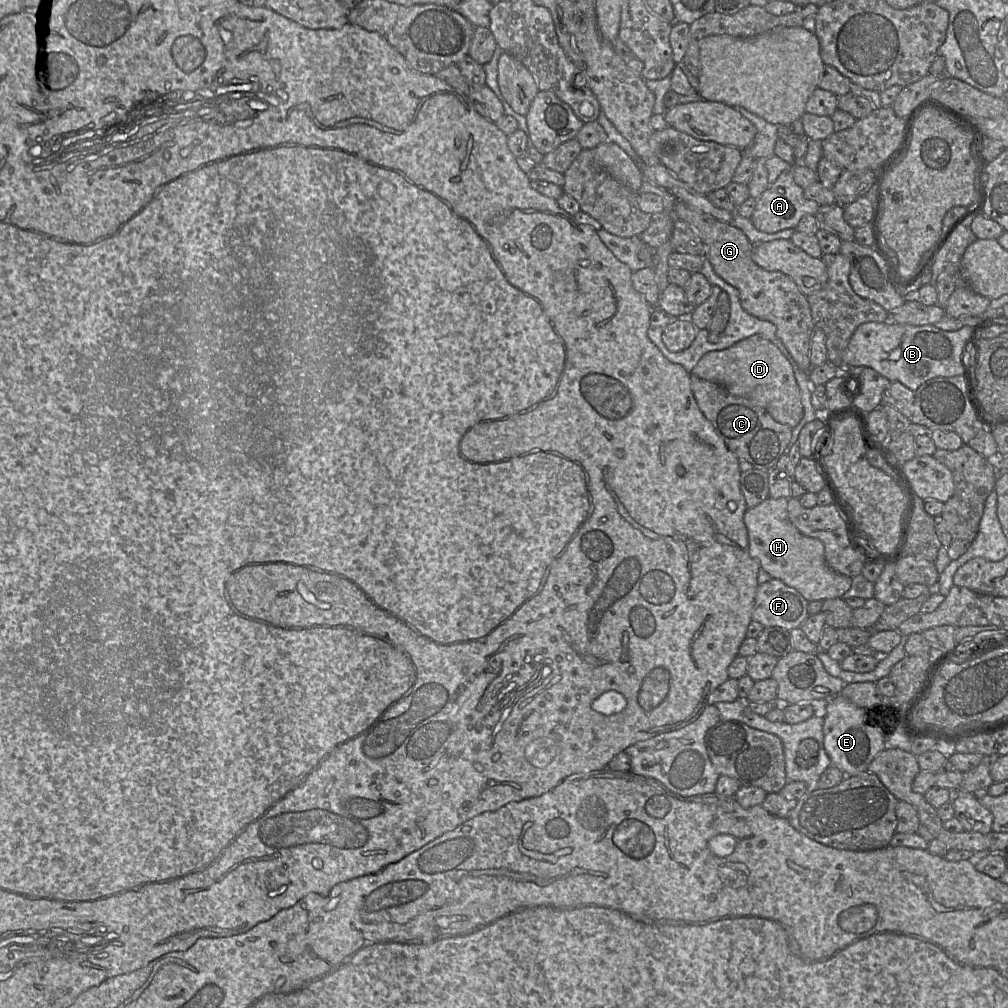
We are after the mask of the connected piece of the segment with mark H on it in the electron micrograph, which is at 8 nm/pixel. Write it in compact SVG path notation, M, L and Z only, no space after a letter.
M769 497L746 510L743 520L748 533L750 555L759 560L761 568L772 578L794 588L808 602L843 598L852 586L852 578L835 572L827 565L823 543L800 533L789 520L787 503L787 498Z

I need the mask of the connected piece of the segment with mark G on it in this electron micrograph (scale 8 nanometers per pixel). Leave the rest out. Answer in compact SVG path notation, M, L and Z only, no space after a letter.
M680 201L675 203L673 217L687 223L695 231L715 273L737 289L742 307L749 314L773 323L777 337L784 343L798 367L808 373L812 369L810 341L816 326L807 296L799 290L796 283L781 272L768 271L758 266L751 258L752 244L747 236L730 223L719 221Z

